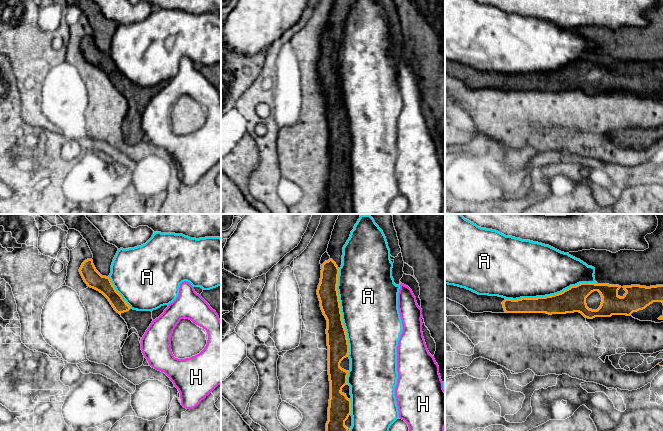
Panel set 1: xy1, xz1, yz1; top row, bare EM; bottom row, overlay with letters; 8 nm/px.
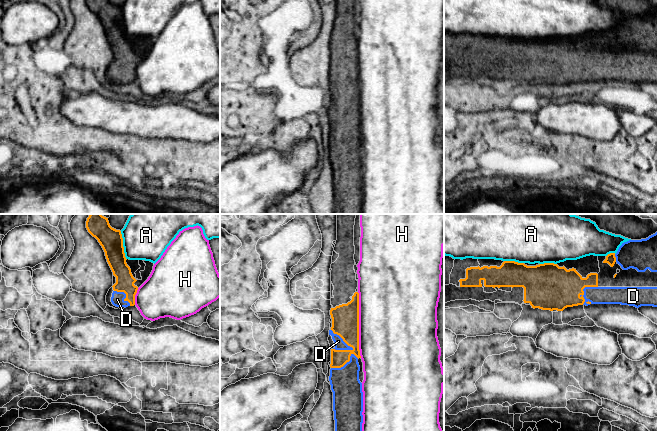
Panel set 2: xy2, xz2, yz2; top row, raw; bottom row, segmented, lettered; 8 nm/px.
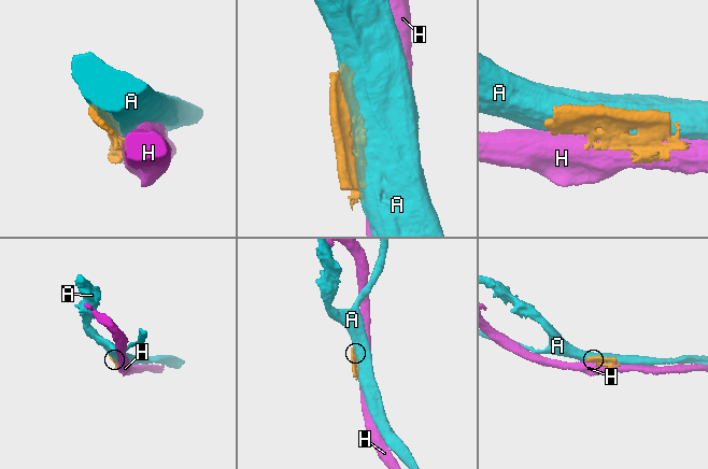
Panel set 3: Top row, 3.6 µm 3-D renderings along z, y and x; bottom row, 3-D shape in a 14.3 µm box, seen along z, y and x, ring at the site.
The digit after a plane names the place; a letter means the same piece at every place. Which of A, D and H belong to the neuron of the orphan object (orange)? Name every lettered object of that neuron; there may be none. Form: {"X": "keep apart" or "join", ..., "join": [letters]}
{"A": "keep apart", "D": "join", "H": "keep apart", "join": ["D"]}

